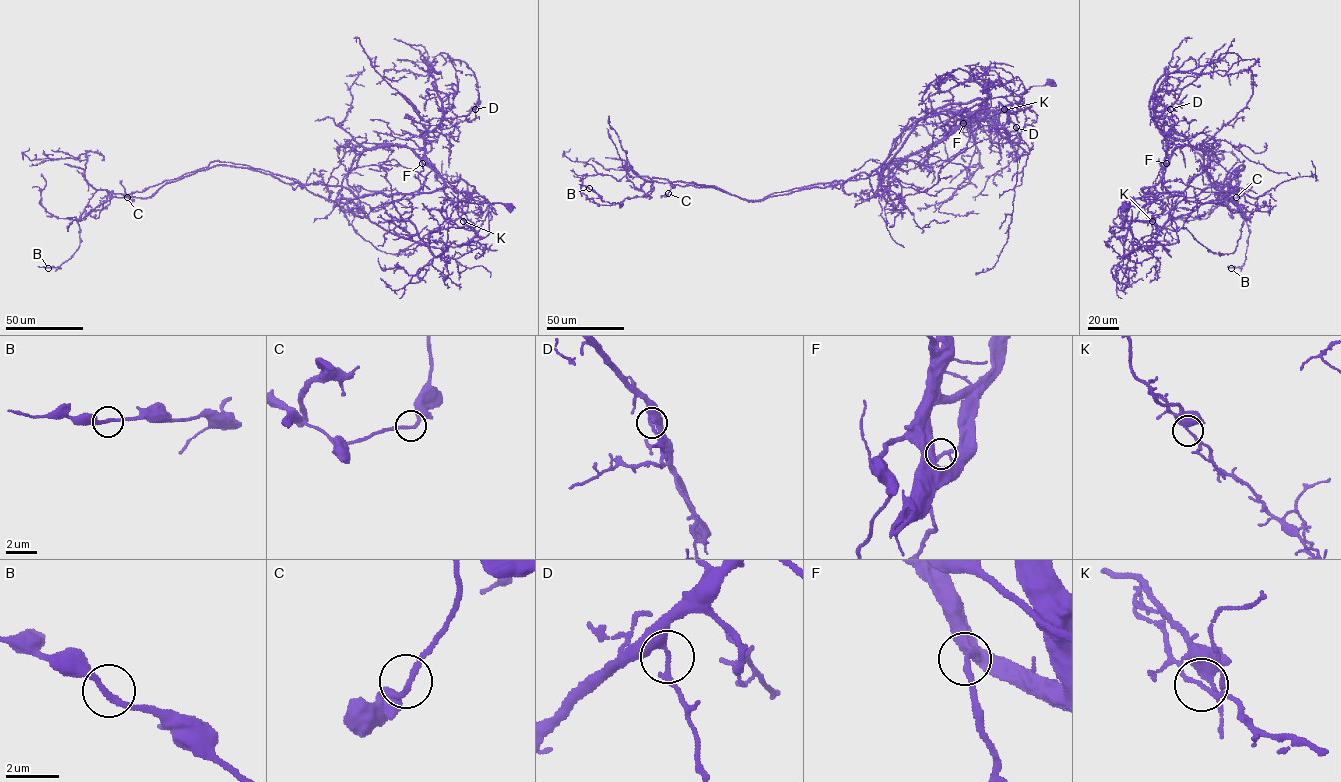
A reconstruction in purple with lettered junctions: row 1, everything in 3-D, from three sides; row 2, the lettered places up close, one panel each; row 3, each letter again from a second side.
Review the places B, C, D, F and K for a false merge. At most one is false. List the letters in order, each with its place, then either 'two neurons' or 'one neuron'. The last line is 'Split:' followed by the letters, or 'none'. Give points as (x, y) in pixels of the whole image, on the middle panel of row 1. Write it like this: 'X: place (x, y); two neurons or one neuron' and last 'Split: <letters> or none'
B: place (589, 188); one neuron
C: place (668, 193); one neuron
D: place (1016, 127); one neuron
F: place (963, 123); one neuron
K: place (1004, 109); two neurons
Split: K

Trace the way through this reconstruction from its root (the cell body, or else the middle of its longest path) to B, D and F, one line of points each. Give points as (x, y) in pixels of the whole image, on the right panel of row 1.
B: (1125, 206), (1144, 250), (1170, 217), (1220, 199), (1243, 161), (1221, 193), (1249, 232), (1245, 263), (1231, 268)
D: (1125, 206), (1135, 238), (1156, 231), (1145, 207), (1157, 192), (1166, 152), (1152, 117), (1170, 109)
F: (1125, 206), (1131, 206), (1129, 230), (1135, 238), (1156, 231), (1145, 207), (1157, 192), (1153, 187), (1166, 163)

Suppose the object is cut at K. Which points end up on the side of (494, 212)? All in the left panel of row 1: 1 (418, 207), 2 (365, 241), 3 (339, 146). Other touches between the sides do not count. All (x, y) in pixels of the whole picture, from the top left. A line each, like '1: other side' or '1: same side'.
1: other side
2: same side
3: same side

